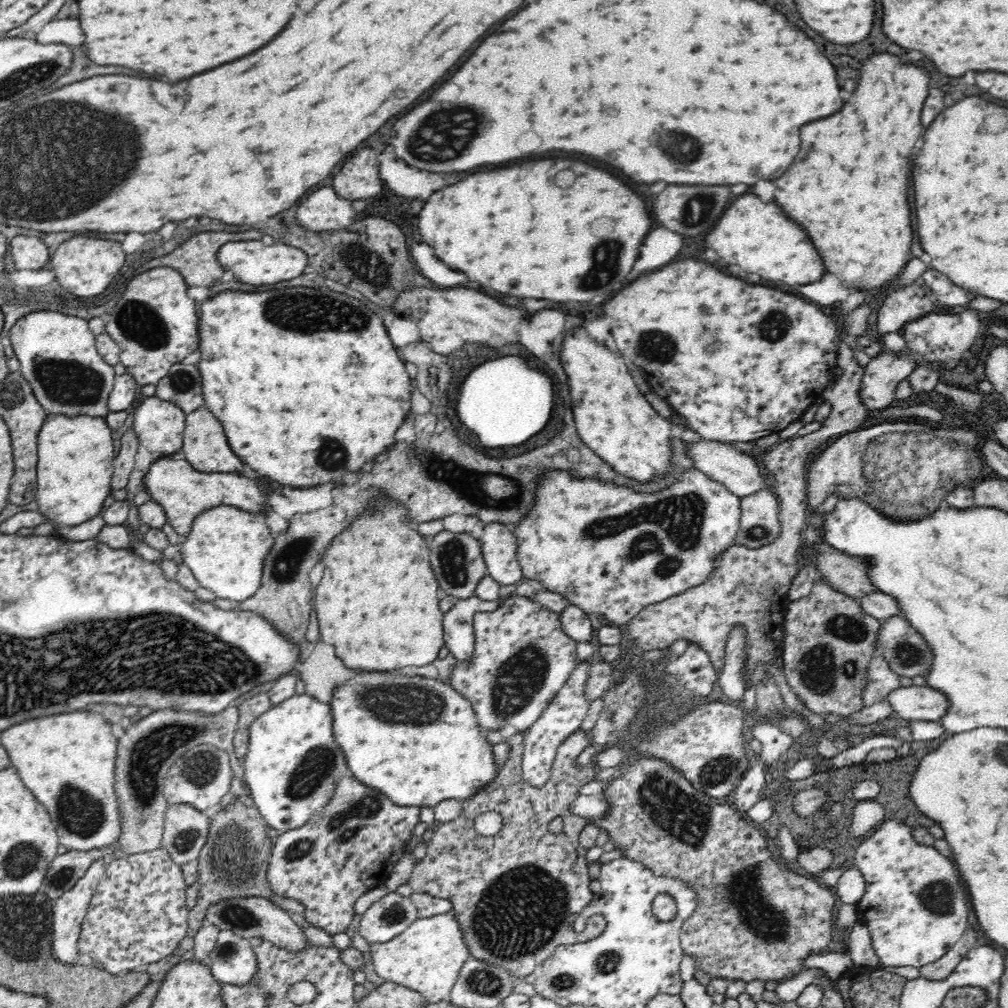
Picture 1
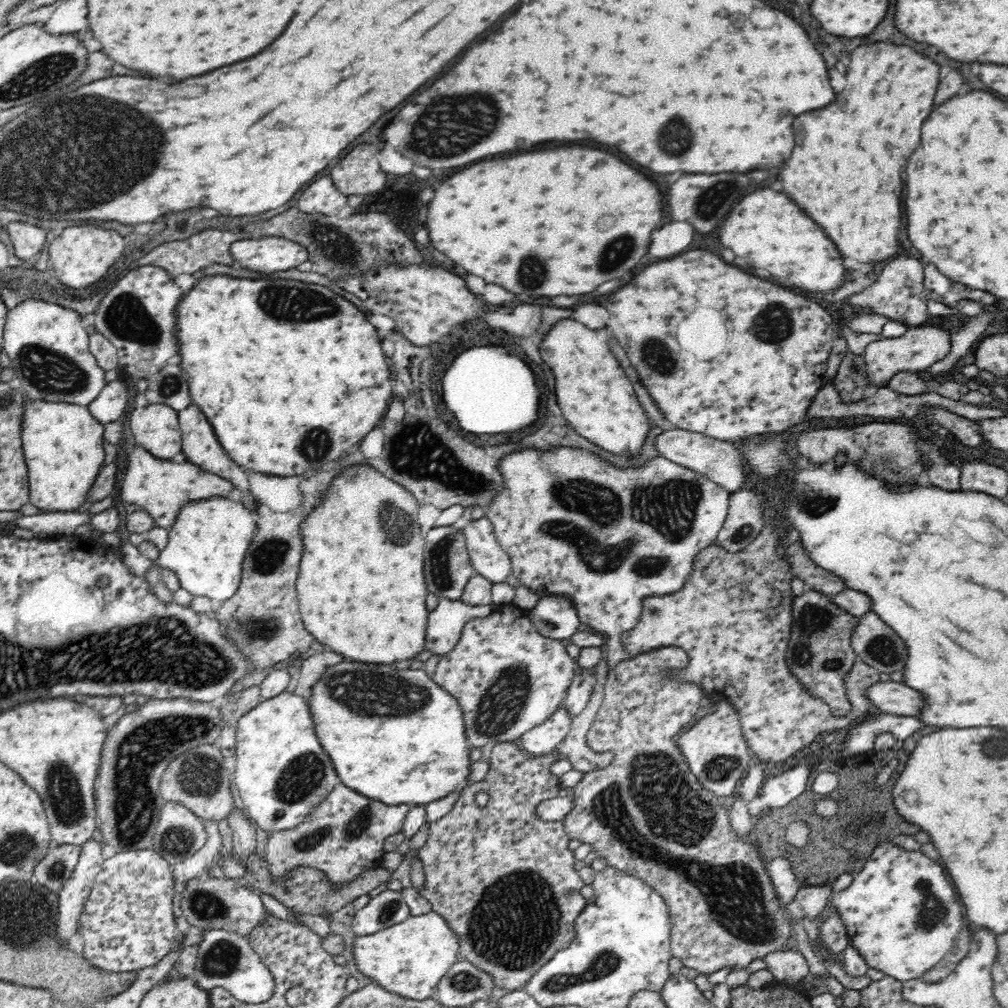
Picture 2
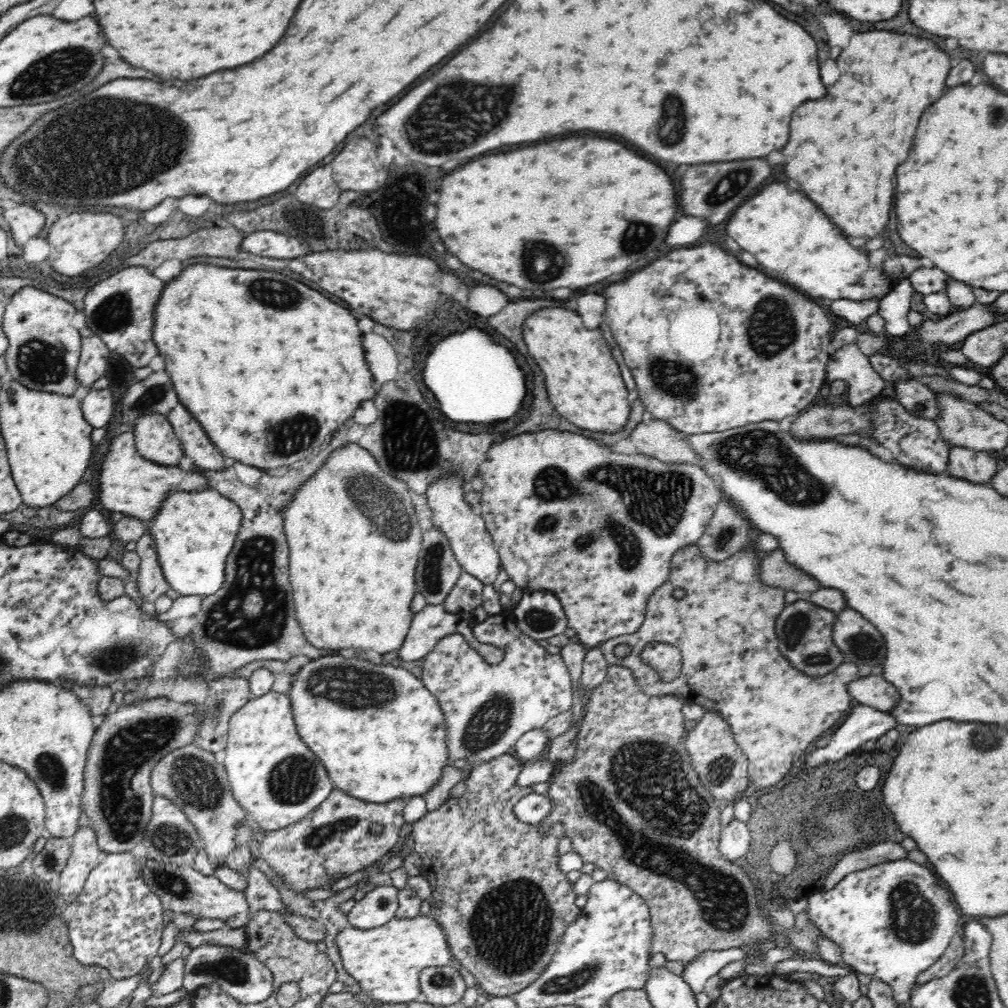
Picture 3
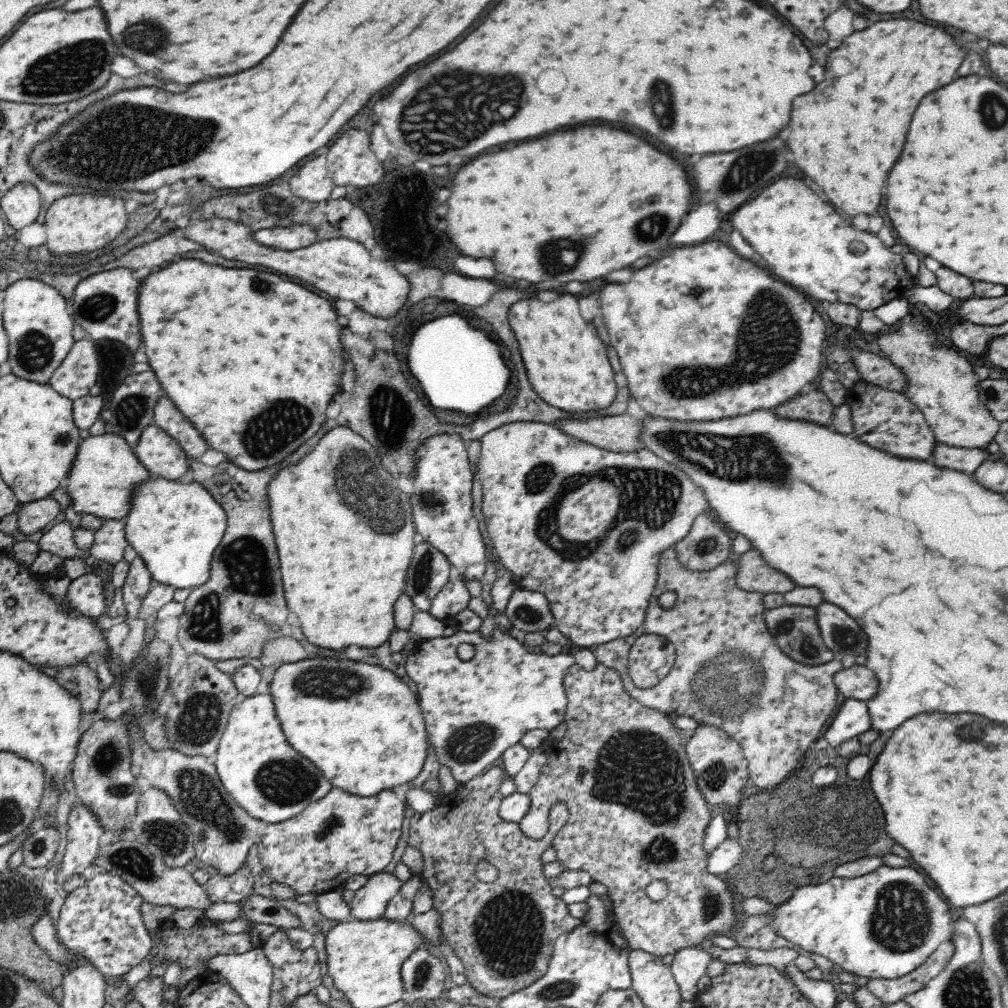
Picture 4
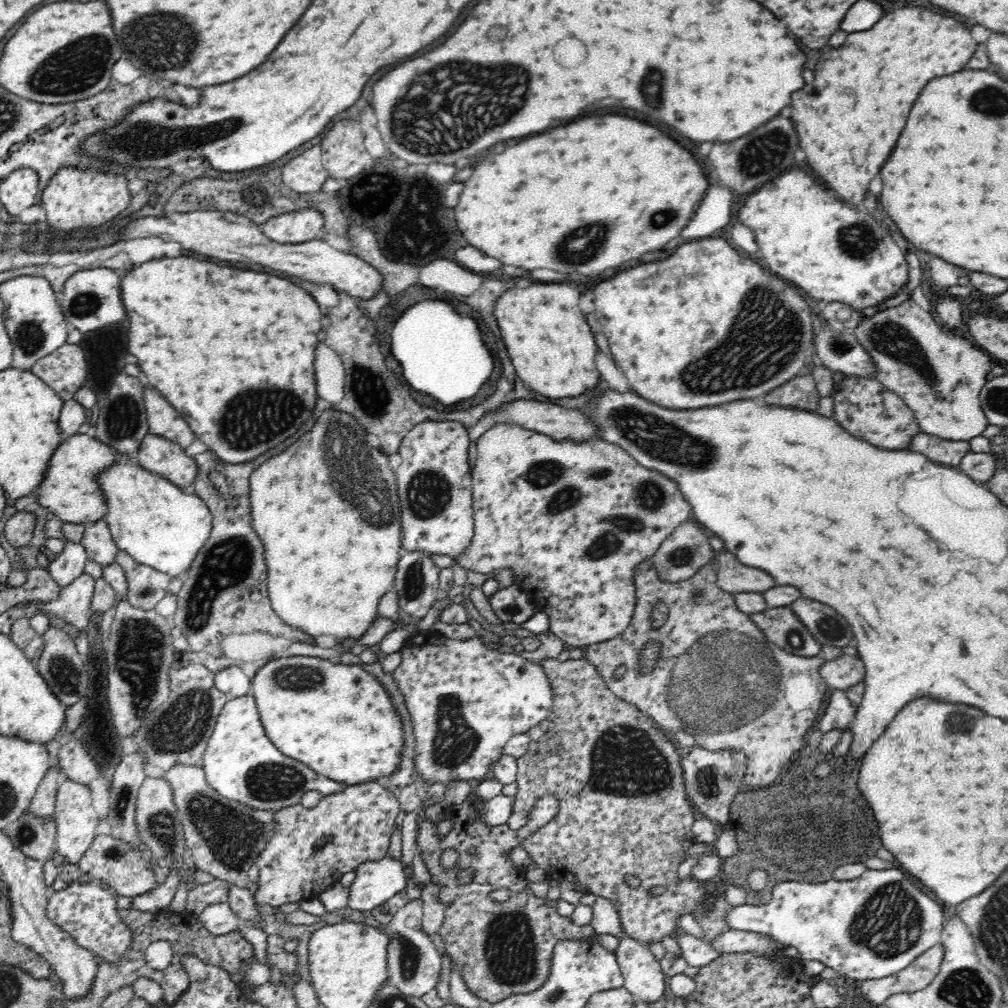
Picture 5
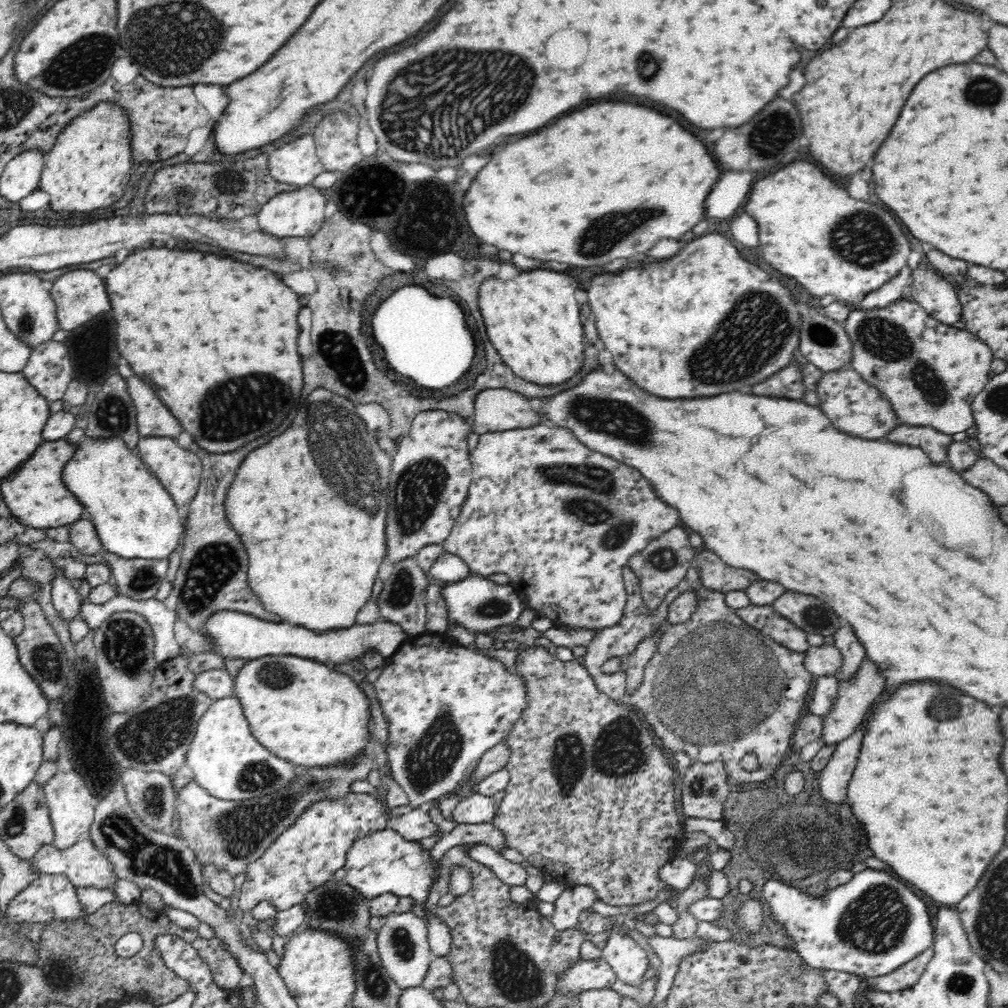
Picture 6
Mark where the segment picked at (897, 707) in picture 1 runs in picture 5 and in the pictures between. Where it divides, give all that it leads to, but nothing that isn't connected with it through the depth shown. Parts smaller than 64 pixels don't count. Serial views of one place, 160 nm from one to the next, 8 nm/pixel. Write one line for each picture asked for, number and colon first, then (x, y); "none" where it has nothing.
2: (891, 697)
3: (873, 690)
4: (859, 682)
5: (846, 669)

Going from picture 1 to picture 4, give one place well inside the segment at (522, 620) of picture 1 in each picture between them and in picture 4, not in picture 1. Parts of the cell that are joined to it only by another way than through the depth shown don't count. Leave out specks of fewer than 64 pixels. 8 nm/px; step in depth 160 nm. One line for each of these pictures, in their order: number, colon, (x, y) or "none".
2: (507, 678)
3: (487, 708)
4: (474, 710)

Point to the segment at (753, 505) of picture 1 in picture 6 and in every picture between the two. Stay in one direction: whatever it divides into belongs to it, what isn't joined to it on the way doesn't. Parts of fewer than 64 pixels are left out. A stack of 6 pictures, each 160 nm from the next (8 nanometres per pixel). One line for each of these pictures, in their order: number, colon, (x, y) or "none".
2: (744, 522)
3: (725, 534)
4: (707, 544)
5: (686, 550)
6: (659, 567)

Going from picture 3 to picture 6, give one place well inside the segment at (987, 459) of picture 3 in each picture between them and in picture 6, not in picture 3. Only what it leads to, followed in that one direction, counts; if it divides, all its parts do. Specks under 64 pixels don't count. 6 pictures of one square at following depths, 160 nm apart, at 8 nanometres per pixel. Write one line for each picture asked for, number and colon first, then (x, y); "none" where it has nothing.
4: (966, 460)
5: (939, 450)
6: (932, 442)

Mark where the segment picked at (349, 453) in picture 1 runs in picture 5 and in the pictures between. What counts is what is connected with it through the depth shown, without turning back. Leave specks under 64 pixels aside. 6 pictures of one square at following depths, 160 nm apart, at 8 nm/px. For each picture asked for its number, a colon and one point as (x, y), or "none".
2: (287, 371)
3: (267, 366)
4: (251, 360)
5: (237, 363)

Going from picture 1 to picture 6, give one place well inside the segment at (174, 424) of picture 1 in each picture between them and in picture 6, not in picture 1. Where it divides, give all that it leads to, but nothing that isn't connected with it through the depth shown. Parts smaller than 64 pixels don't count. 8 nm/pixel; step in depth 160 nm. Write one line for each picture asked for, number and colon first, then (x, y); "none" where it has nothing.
2: (155, 427)
3: (155, 440)
4: (162, 456)
5: (156, 454)
6: (179, 471)

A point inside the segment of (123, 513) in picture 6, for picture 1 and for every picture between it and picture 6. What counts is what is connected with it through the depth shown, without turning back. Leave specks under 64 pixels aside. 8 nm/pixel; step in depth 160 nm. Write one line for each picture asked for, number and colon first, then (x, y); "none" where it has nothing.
1: (225, 547)
2: (206, 544)
3: (193, 532)
4: (174, 527)
5: (158, 525)

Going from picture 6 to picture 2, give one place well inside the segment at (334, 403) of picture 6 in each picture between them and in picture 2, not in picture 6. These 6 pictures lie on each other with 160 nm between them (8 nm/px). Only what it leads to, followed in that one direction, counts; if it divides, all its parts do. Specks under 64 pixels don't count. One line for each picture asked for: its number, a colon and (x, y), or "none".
2: (360, 588)
3: (354, 539)
4: (344, 530)
5: (326, 510)

